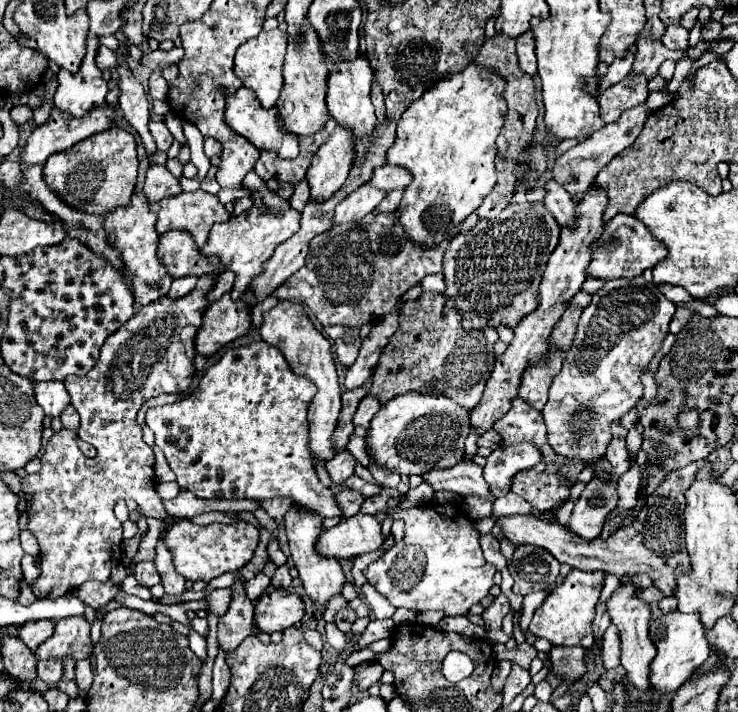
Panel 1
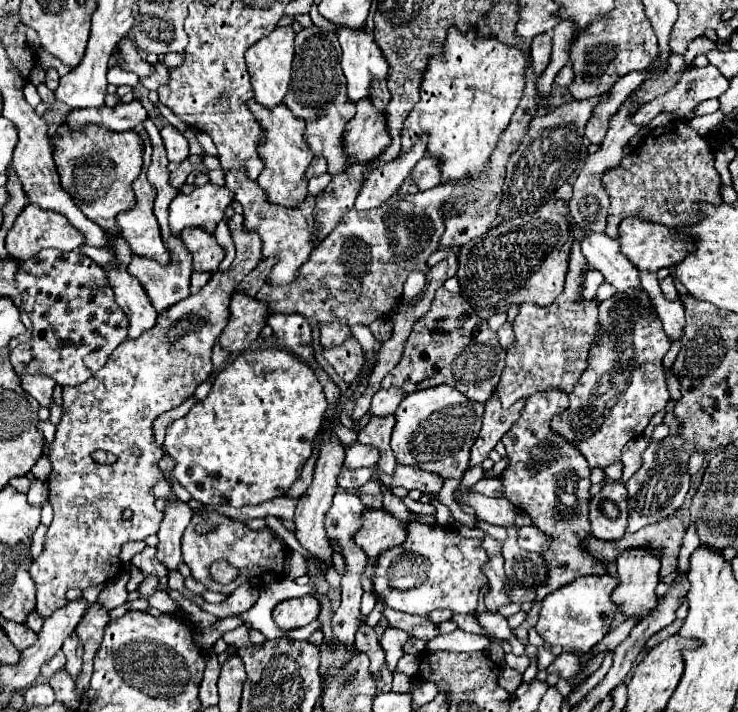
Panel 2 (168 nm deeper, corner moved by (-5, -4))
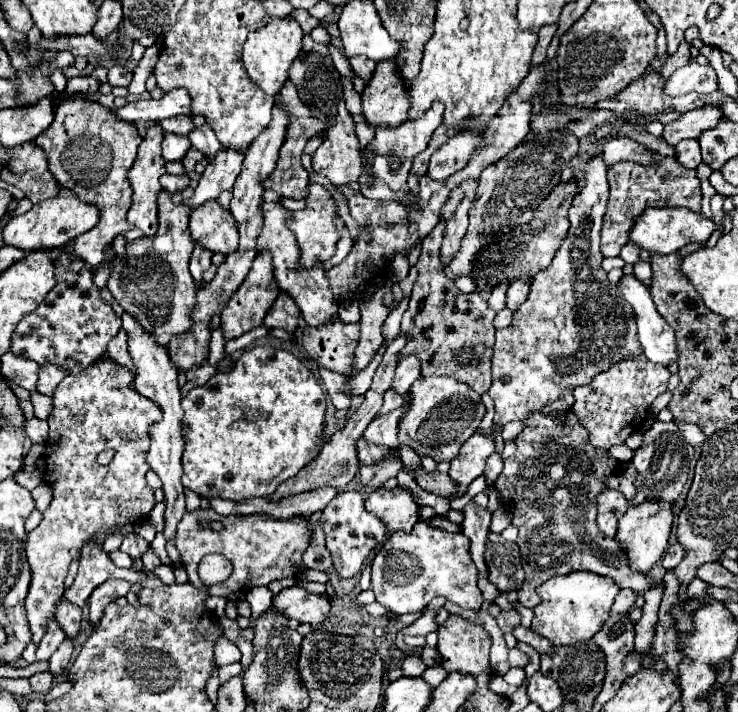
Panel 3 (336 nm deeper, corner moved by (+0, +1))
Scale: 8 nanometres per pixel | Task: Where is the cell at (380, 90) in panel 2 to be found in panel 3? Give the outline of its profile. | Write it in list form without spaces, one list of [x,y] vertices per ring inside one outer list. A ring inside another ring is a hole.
[[[356,56],[356,58],[350,58],[350,66],[352,66],[352,70],[354,70],[364,82],[368,82],[368,80],[372,78],[372,72],[374,72],[374,68],[376,68],[376,62],[370,60],[370,58],[366,58],[366,56]]]

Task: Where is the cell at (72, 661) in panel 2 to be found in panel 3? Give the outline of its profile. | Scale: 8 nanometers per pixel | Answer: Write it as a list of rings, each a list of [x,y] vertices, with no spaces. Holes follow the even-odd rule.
[[[60,598],[58,606],[56,606],[56,620],[62,626],[62,630],[66,632],[66,636],[74,640],[78,636],[78,632],[80,632],[82,610],[76,604],[68,602],[66,598]]]

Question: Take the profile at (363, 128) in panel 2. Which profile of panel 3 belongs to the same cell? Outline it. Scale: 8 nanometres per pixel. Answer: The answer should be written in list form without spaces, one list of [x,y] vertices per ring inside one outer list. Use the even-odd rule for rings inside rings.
[[[396,58],[380,60],[362,94],[366,120],[372,126],[400,126],[408,120],[410,106]]]

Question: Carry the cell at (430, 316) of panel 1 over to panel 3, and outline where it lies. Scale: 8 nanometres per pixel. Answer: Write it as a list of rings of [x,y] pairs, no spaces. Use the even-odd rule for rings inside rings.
[[[444,224],[436,228],[422,240],[422,254],[416,262],[418,278],[414,282],[410,306],[402,318],[402,328],[412,336],[408,348],[400,352],[400,358],[416,354],[422,360],[422,376],[452,376],[464,380],[472,390],[484,394],[490,388],[490,360],[494,346],[494,316],[496,312],[486,304],[484,296],[474,292],[460,292],[454,280],[444,272],[440,262]]]

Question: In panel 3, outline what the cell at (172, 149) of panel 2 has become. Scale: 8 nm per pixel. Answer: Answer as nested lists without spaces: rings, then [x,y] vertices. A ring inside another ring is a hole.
[[[164,134],[164,142],[162,142],[162,156],[168,162],[178,162],[186,156],[186,152],[190,150],[190,140],[186,136],[180,134]]]

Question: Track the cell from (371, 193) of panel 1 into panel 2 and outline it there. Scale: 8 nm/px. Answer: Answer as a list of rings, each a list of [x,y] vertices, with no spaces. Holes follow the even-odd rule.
[[[421,137],[411,151],[407,151],[405,155],[399,155],[397,159],[393,159],[389,165],[383,165],[381,169],[373,169],[367,173],[363,189],[355,201],[355,209],[363,211],[363,209],[375,209],[381,203],[385,203],[389,197],[393,197],[401,183],[409,177],[413,165],[425,155],[425,137]]]

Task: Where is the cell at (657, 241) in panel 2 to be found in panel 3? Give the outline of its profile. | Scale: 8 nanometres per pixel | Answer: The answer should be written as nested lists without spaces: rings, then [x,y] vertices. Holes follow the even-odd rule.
[[[646,208],[644,214],[636,218],[636,224],[630,232],[630,242],[648,252],[672,254],[690,242],[706,242],[716,228],[718,226],[714,220],[688,208]]]

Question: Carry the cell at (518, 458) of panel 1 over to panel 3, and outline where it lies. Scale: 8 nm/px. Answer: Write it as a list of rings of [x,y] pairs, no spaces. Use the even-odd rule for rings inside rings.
[[[646,356],[640,360],[628,360],[624,364],[612,366],[608,372],[596,376],[596,380],[588,386],[580,386],[574,392],[574,408],[572,412],[590,432],[590,444],[594,448],[608,450],[614,444],[622,444],[630,434],[640,430],[640,422],[646,420],[648,410],[656,396],[660,396],[668,388],[670,372],[668,368],[660,368],[652,364]]]

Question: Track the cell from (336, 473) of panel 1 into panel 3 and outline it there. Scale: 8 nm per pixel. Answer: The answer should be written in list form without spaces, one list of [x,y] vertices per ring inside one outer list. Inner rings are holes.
[[[408,392],[408,394],[404,394],[404,402],[402,402],[400,408],[388,412],[384,416],[378,416],[376,420],[372,420],[372,424],[368,424],[368,428],[364,430],[364,438],[372,444],[384,444],[384,446],[398,448],[400,446],[400,442],[398,442],[398,422],[408,412],[410,402],[412,402],[412,396]]]

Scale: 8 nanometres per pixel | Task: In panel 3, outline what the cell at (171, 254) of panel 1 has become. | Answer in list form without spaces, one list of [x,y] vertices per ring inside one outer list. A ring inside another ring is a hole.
[[[208,200],[190,216],[192,240],[210,252],[232,254],[238,248],[238,226],[230,210],[222,208],[216,200]]]

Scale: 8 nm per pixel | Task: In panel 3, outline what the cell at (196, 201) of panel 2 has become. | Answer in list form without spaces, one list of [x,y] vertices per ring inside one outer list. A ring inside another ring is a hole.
[[[222,148],[202,172],[202,178],[198,182],[198,188],[194,190],[194,196],[184,200],[184,204],[188,208],[198,208],[208,198],[218,198],[220,192],[232,190],[232,184],[240,174],[244,158],[246,156],[242,152],[236,152],[234,148]]]

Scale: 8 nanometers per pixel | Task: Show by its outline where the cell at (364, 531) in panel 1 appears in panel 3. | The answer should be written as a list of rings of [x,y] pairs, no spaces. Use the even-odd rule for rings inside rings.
[[[402,486],[394,490],[374,490],[366,500],[366,508],[376,516],[382,516],[384,524],[388,526],[388,532],[408,532],[420,520],[420,502],[408,488]]]

